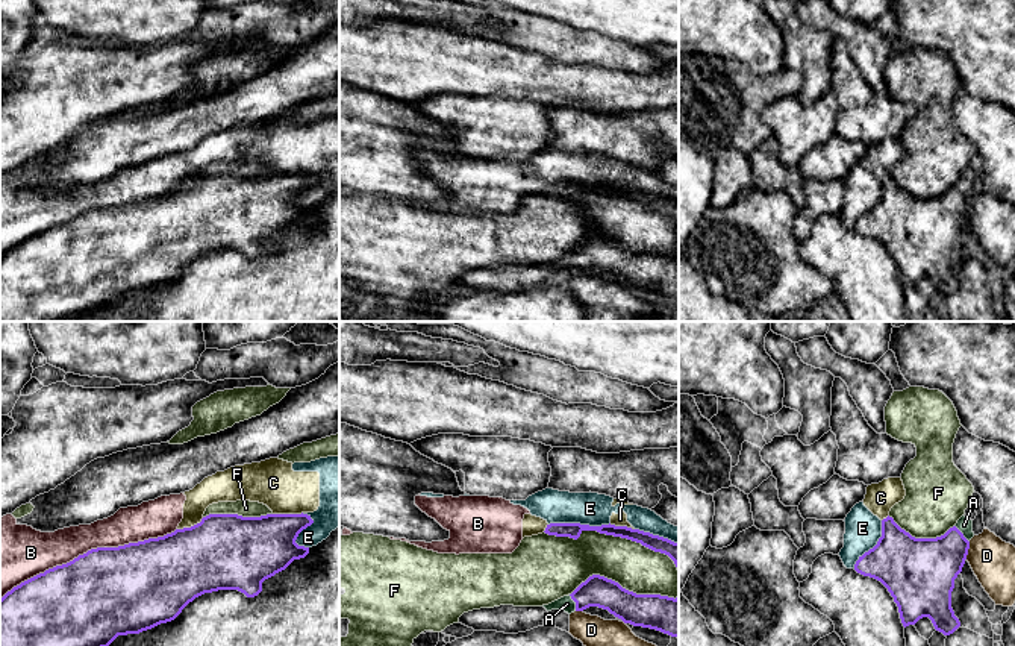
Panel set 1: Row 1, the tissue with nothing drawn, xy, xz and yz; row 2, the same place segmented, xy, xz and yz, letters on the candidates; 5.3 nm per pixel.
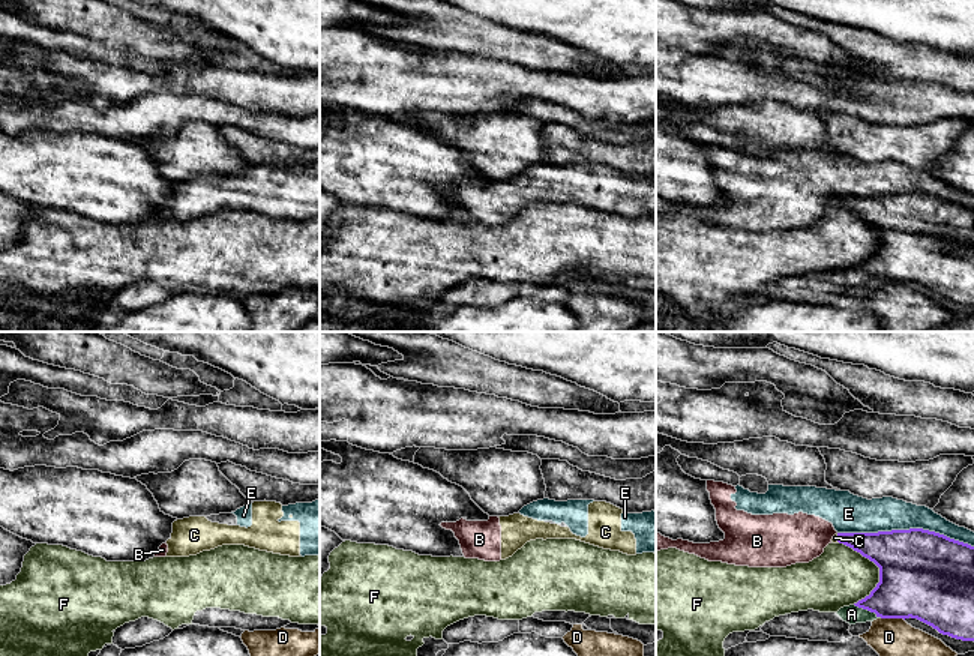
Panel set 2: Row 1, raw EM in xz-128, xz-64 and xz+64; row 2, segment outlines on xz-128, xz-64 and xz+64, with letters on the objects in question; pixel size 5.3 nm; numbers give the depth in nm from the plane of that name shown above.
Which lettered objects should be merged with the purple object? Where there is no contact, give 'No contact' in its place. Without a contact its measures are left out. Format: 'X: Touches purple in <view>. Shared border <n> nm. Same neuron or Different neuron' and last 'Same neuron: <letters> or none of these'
A: Touches purple in xz. Shared border 100 nm. Same neuron
B: Touches purple in xy. Shared border 1000 nm. Different neuron
C: Touches purple in xy. Shared border 160 nm. Different neuron
D: Touches purple in yz. Shared border 100 nm. Different neuron
E: Touches purple in xz. Shared border 320 nm. Different neuron
F: Touches purple in xz. Shared border 750 nm. Different neuron
Same neuron: A

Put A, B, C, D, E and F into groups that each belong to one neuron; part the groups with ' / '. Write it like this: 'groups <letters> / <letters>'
groups A / B C E / D / F

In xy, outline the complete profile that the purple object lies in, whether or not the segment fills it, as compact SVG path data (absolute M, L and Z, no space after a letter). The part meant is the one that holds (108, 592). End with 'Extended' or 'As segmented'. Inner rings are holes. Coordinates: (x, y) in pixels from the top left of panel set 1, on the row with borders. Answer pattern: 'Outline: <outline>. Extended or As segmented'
Outline: M209 514L200 523L176 529L171 534L158 538L148 538L138 543L129 543L118 547L97 547L73 561L56 566L39 573L20 585L14 587L0 599L0 646L109 646L118 635L139 634L161 623L174 620L182 610L195 597L218 590L238 590L247 597L255 597L262 591L262 582L276 573L285 570L294 560L304 558L309 547L295 543L298 534L311 526L314 520L308 514L267 514L261 517L242 517L238 514Z. As segmented

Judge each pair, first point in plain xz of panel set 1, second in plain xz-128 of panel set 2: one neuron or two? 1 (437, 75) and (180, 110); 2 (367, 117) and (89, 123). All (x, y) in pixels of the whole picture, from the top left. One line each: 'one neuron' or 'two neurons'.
1: two neurons
2: two neurons

